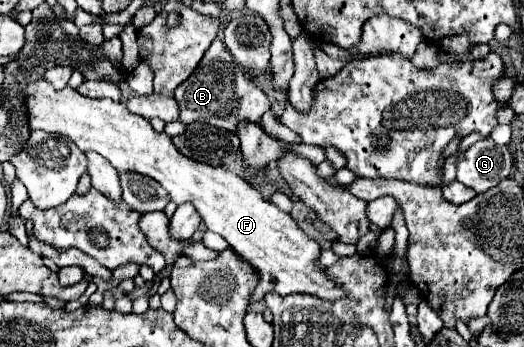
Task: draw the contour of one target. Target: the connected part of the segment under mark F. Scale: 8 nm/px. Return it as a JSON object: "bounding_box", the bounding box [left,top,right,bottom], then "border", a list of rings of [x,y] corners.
{"bounding_box":[24,81,346,303],"border":[[[48,81],[30,83],[24,89],[24,97],[30,127],[46,127],[48,133],[62,133],[70,137],[82,151],[100,153],[118,173],[134,171],[156,179],[178,205],[186,201],[194,203],[206,227],[222,235],[238,255],[248,259],[258,269],[260,283],[252,295],[252,303],[262,299],[266,293],[310,293],[322,297],[324,301],[346,297],[346,289],[342,289],[342,285],[326,273],[326,267],[318,263],[318,241],[310,239],[290,213],[270,205],[254,183],[224,167],[198,163],[178,153],[166,133],[154,131],[148,119],[130,113],[124,103],[90,99],[74,91],[70,85],[62,91],[54,91]]]}

